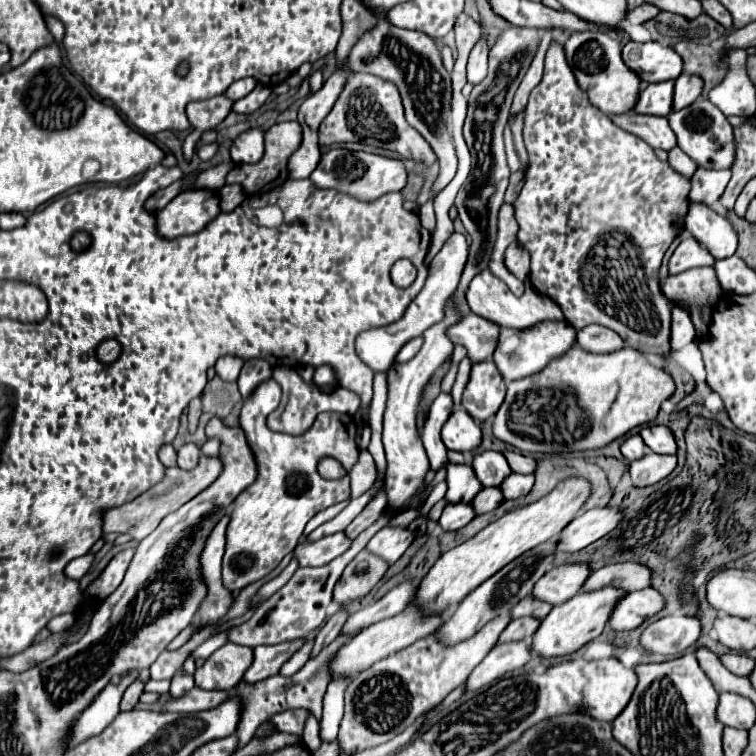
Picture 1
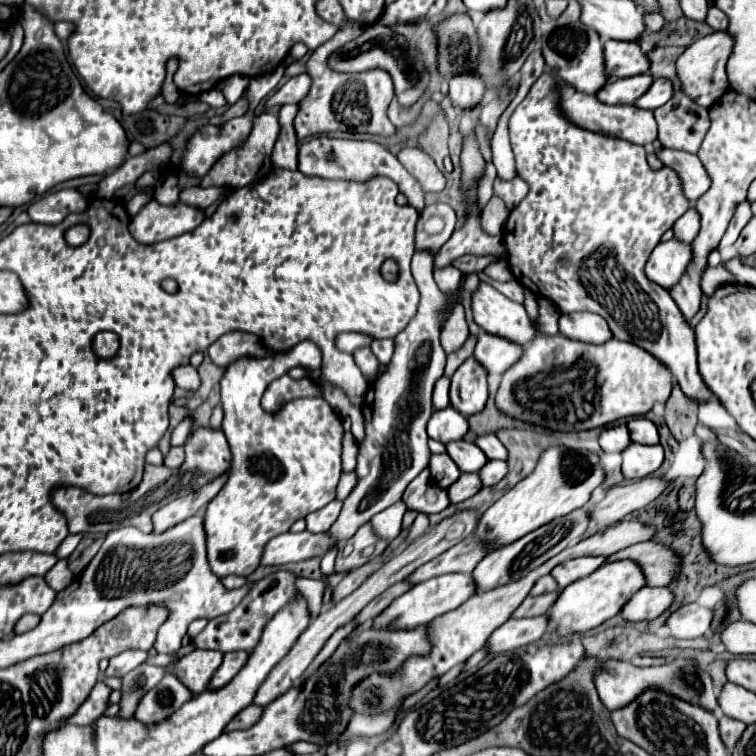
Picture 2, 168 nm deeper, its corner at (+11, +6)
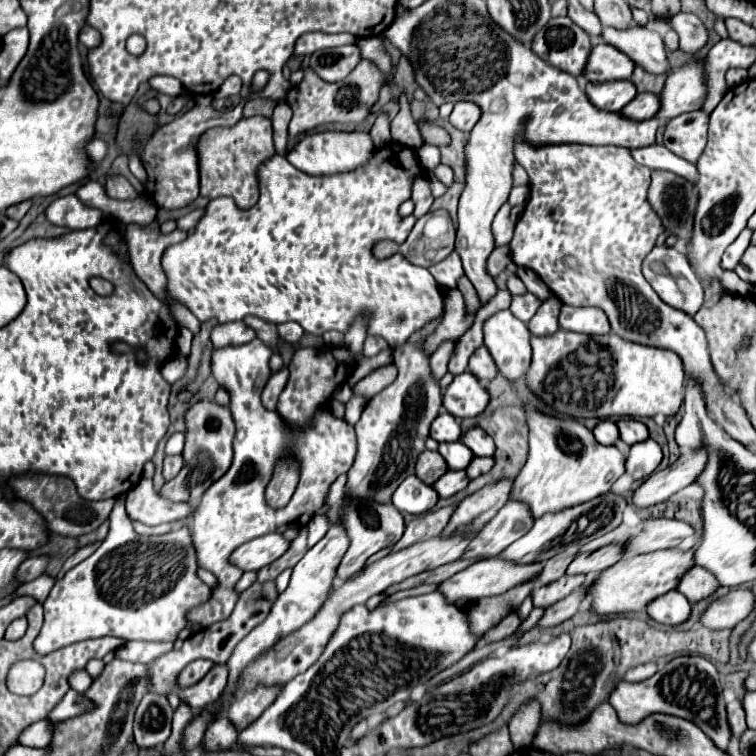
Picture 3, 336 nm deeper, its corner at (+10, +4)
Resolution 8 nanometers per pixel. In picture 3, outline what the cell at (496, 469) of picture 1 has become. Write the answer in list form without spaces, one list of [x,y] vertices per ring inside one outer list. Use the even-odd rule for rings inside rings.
[[[461,441],[455,443],[441,443],[439,445],[439,453],[443,455],[443,459],[447,461],[449,469],[467,469],[469,463],[473,461],[473,451],[463,445]]]

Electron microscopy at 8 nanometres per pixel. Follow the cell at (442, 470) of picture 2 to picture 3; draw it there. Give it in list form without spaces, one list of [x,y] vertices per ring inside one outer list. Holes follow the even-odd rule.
[[[423,451],[421,457],[417,459],[417,477],[427,483],[427,485],[433,485],[441,475],[445,475],[445,471],[449,471],[445,459],[441,457],[441,453],[437,451]]]

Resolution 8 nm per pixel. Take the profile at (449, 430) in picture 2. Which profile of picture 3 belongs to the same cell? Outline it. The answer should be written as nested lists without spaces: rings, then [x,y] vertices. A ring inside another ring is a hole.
[[[447,411],[439,413],[437,419],[431,423],[431,439],[435,439],[437,443],[459,441],[459,437],[461,437],[461,427],[451,413]]]

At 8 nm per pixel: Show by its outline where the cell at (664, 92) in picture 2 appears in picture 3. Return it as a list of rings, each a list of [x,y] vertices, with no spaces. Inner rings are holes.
[[[639,93],[635,101],[631,101],[625,109],[621,109],[621,113],[629,119],[645,121],[655,117],[659,109],[661,109],[661,97],[657,93]]]

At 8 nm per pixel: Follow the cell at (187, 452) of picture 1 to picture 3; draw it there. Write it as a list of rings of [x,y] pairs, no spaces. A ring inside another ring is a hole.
[[[171,455],[171,457],[165,457],[165,465],[163,465],[163,477],[165,481],[173,479],[183,467],[183,457],[181,455]]]

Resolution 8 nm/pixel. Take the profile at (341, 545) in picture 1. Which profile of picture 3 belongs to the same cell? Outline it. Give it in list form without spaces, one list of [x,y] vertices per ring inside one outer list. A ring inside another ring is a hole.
[[[269,533],[235,549],[231,555],[231,563],[243,571],[259,571],[279,559],[289,549],[289,545],[291,543],[283,535]]]

